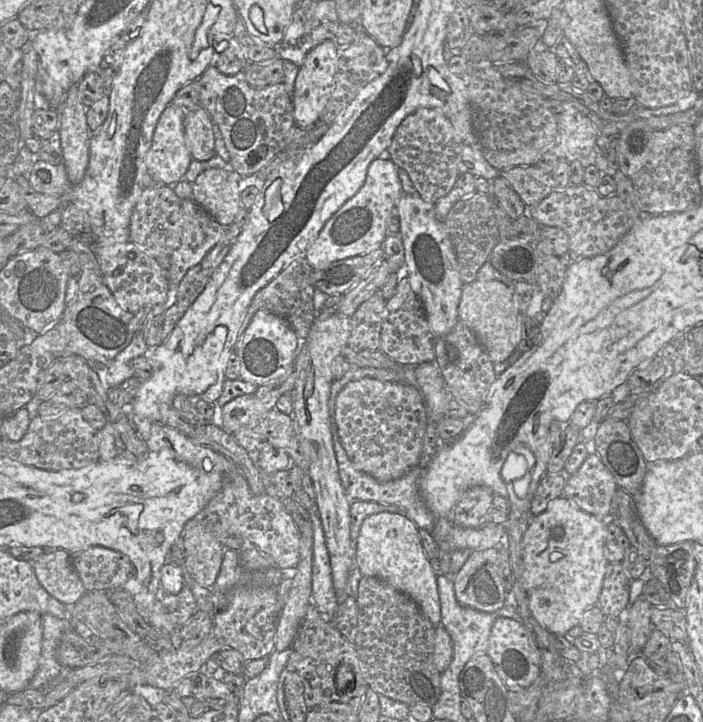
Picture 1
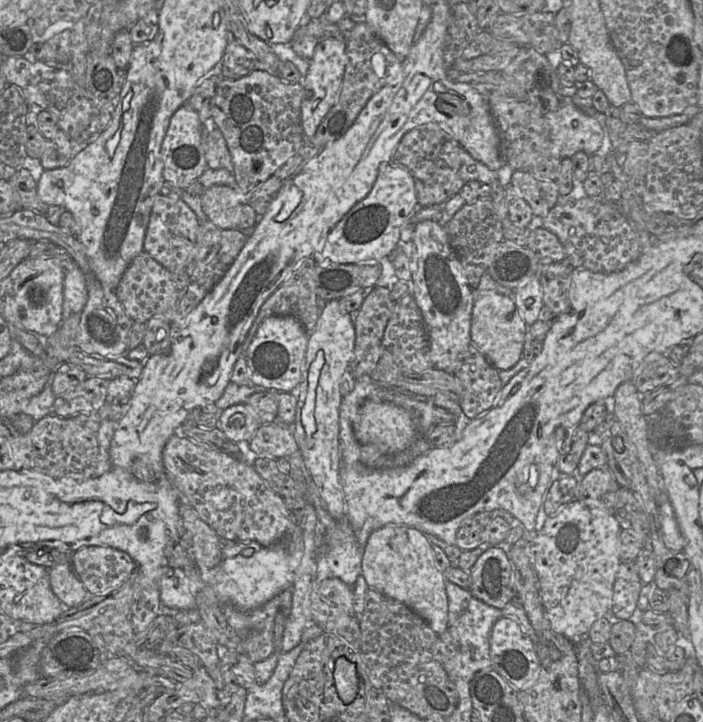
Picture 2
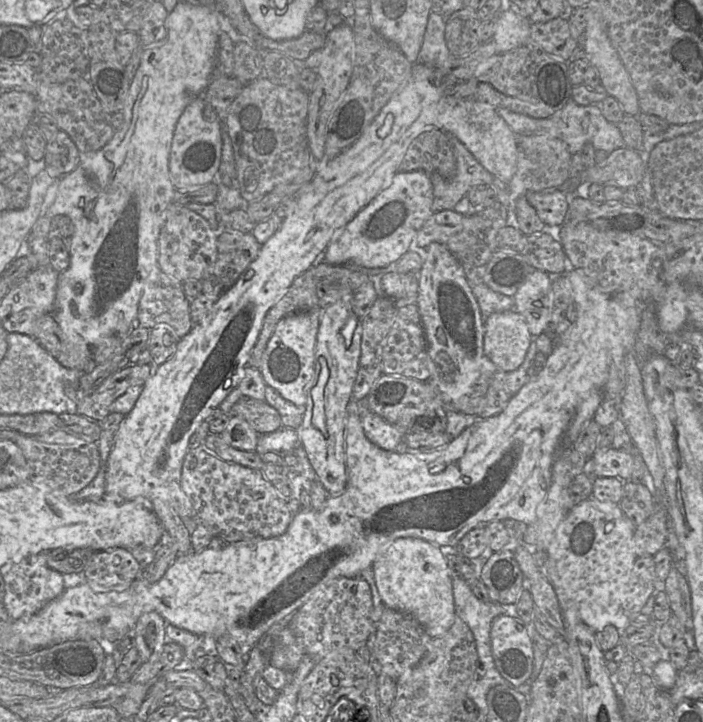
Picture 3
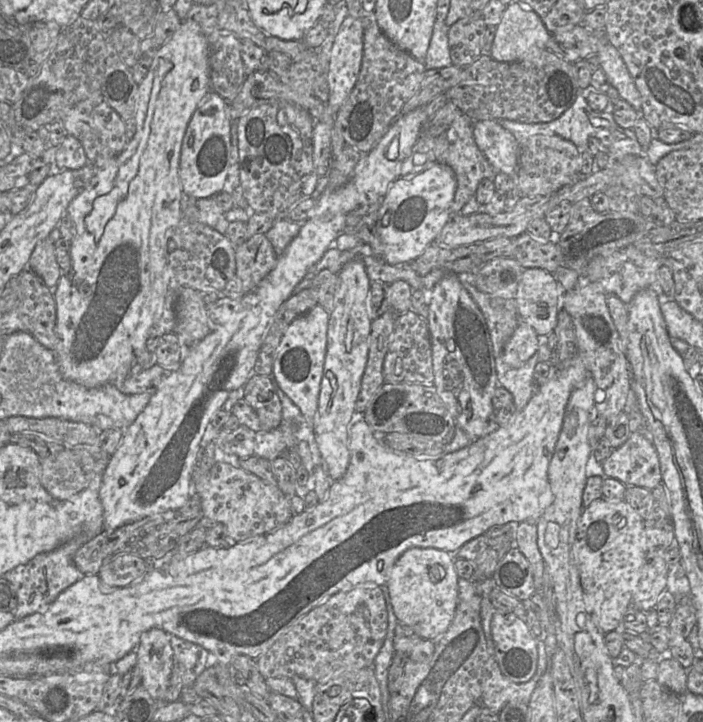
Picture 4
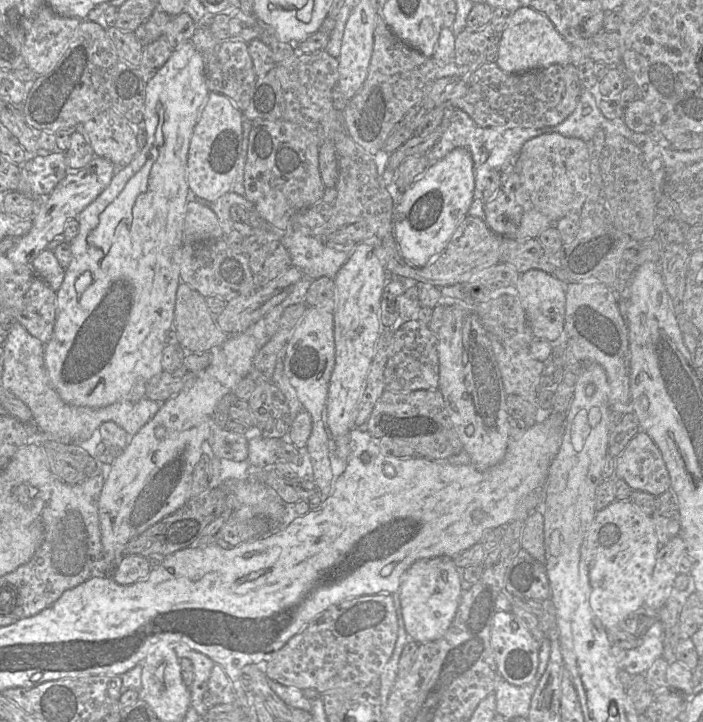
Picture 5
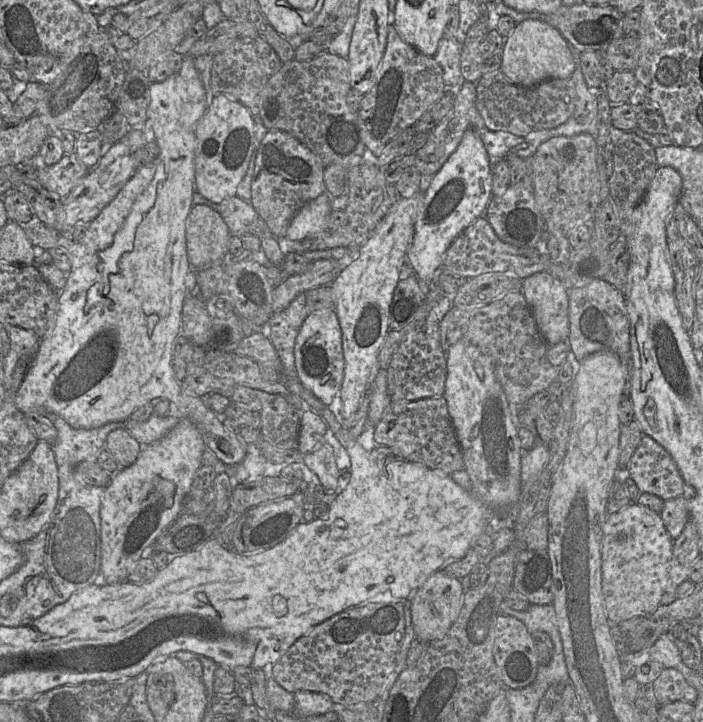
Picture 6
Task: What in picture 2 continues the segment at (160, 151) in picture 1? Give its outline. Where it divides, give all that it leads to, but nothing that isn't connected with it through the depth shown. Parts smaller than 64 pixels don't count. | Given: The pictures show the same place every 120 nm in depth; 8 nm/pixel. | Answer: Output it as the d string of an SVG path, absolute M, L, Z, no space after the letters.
M188 104L179 107L172 115L162 142L161 153L165 181L179 188L186 188L198 181L208 168L204 149L203 123L198 112Z

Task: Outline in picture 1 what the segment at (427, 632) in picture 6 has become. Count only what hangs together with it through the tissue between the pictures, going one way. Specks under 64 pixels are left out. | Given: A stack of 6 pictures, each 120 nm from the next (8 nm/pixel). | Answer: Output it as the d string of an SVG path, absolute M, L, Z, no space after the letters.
M380 512L361 525L356 544L356 567L363 576L376 577L409 596L434 626L441 624L437 576L421 544L417 525L404 515Z

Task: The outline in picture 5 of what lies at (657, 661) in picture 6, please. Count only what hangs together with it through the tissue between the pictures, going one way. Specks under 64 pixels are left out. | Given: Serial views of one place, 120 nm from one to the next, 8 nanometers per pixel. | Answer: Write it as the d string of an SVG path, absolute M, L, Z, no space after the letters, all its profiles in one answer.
M660 621L653 623L637 648L627 651L625 671L630 675L644 674L663 654L664 628Z

